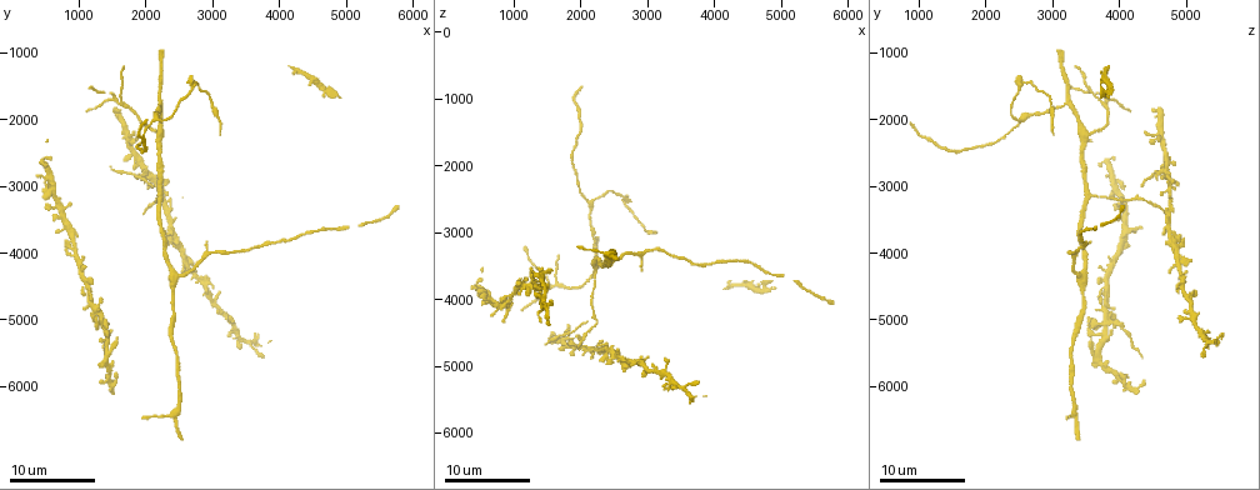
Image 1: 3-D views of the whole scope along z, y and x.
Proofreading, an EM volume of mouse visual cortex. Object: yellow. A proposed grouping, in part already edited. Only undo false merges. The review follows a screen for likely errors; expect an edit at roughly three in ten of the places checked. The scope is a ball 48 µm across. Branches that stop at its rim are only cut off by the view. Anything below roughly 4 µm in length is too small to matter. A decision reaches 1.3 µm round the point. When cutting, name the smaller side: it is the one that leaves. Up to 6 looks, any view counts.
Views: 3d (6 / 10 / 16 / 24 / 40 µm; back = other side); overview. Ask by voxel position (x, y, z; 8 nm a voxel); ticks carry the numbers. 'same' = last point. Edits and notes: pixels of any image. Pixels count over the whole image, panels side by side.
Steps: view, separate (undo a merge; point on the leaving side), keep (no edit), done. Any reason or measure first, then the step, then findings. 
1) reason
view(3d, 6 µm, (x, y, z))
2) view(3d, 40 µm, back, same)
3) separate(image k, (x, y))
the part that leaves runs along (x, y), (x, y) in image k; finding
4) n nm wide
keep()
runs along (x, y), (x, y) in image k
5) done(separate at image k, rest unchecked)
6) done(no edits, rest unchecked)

a fork
view(3d, 10 µm, (1900, 2850, 4450))

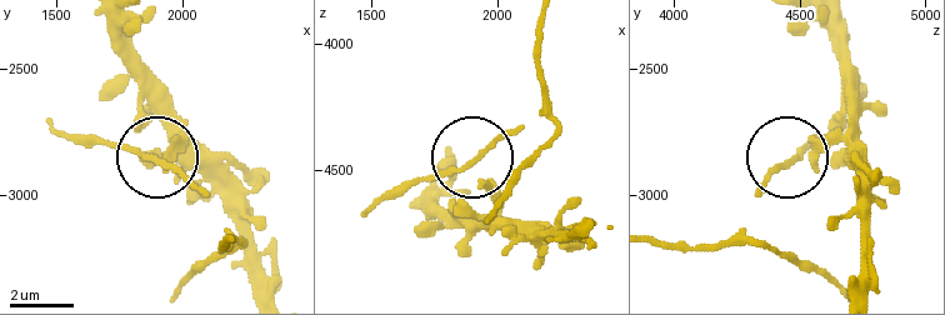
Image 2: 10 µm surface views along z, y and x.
3 arms
keep()
runs along (229, 240), (201, 191), (154, 156), (75, 140) in image 2; continuous, no second cell

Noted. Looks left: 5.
three arms meet
view(3d, 6 µm, (2250, 1750, 3250))

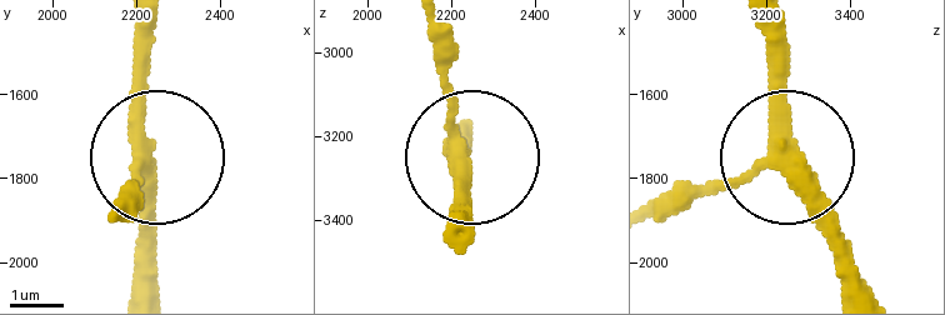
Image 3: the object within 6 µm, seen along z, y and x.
side arm 7 µm
keep()
runs along (139, 291), (139, 23) in image 3; all the same cell

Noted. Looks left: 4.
a fork
view(3d, 6 µm, (2150, 2000, 2550))

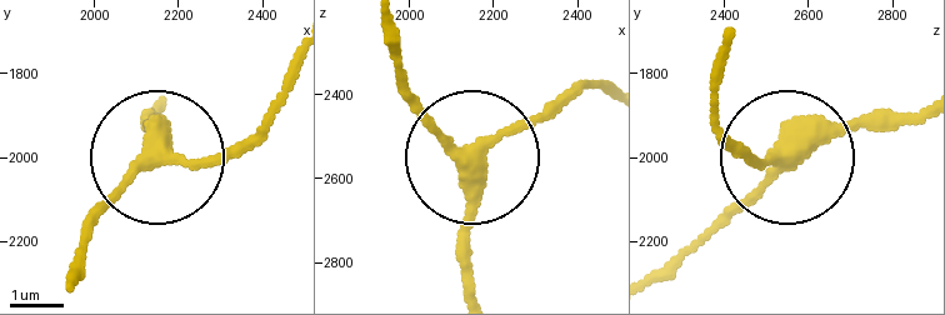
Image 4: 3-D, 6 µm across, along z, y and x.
3 arms
keep()
runs along (158, 106), (149, 160), (91, 235) in image 4; one cell here

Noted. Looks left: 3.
done(no edits, rest unchecked)

